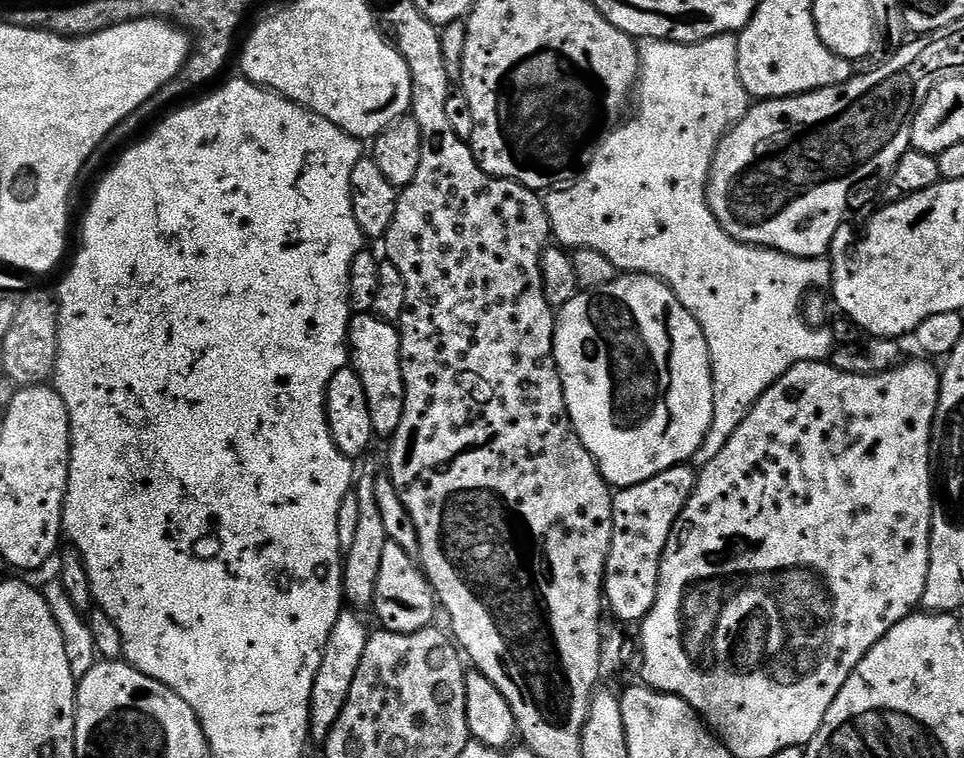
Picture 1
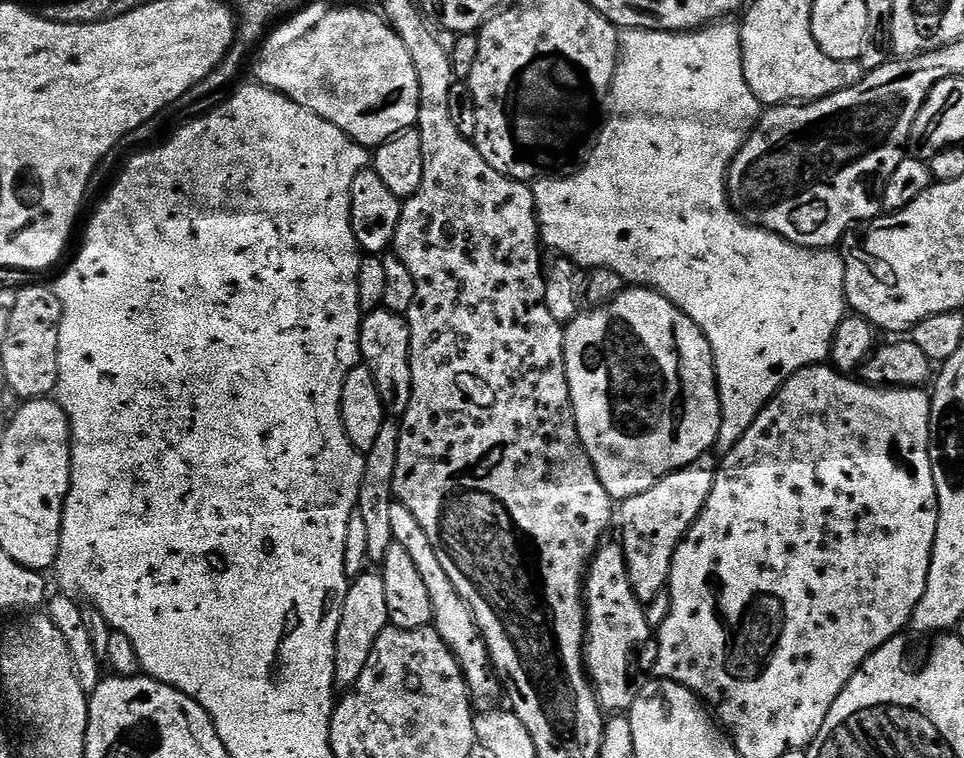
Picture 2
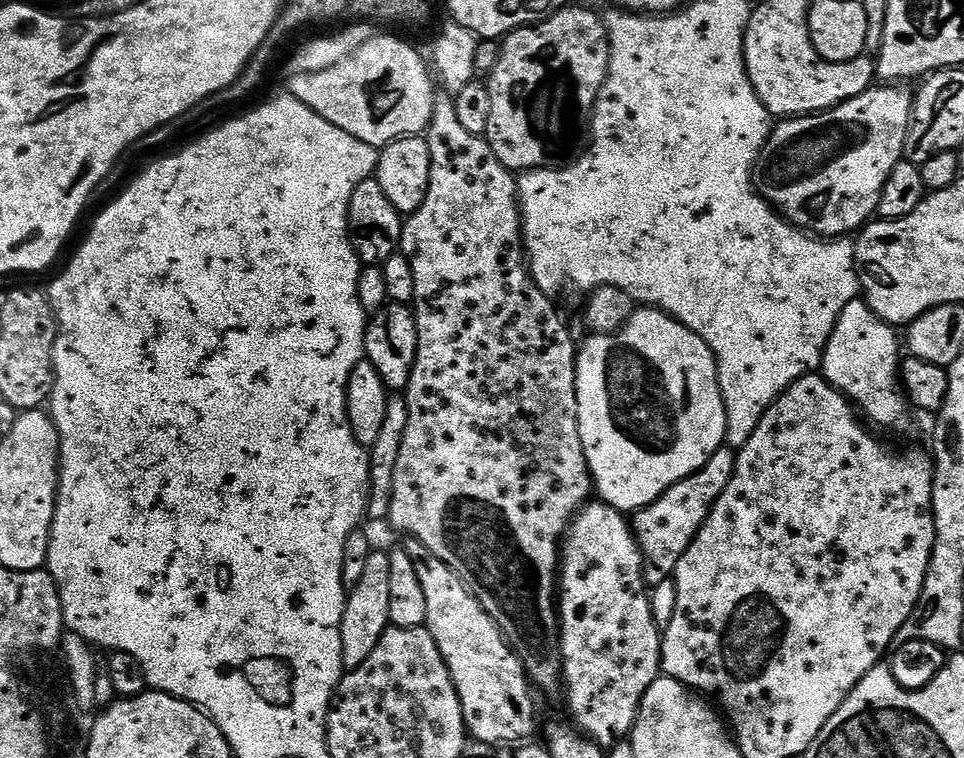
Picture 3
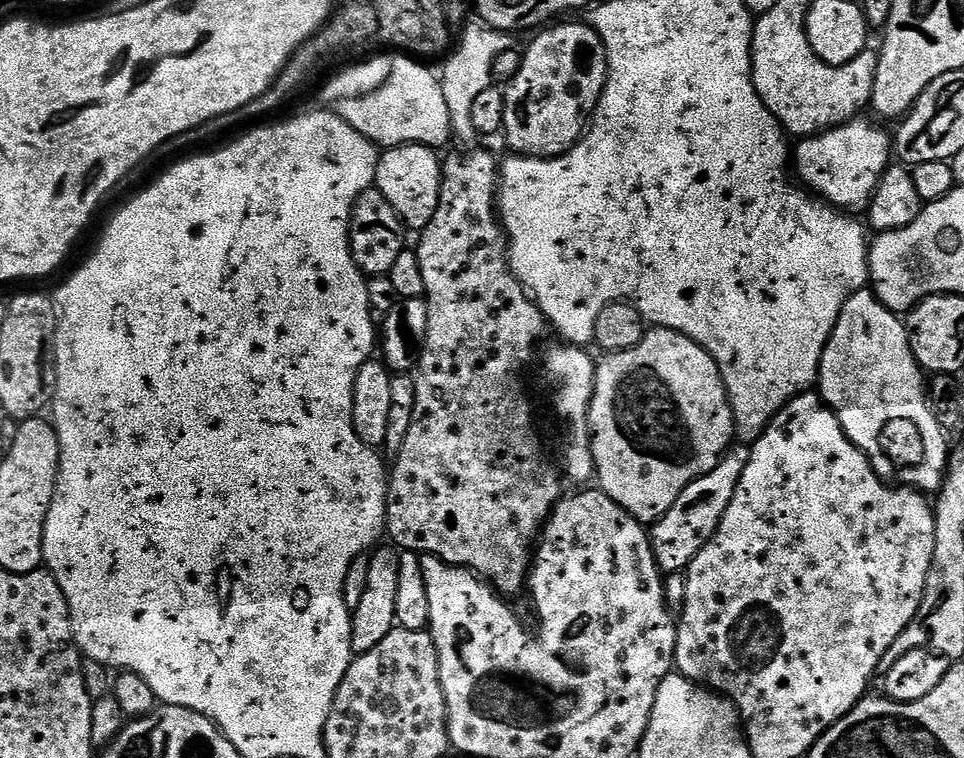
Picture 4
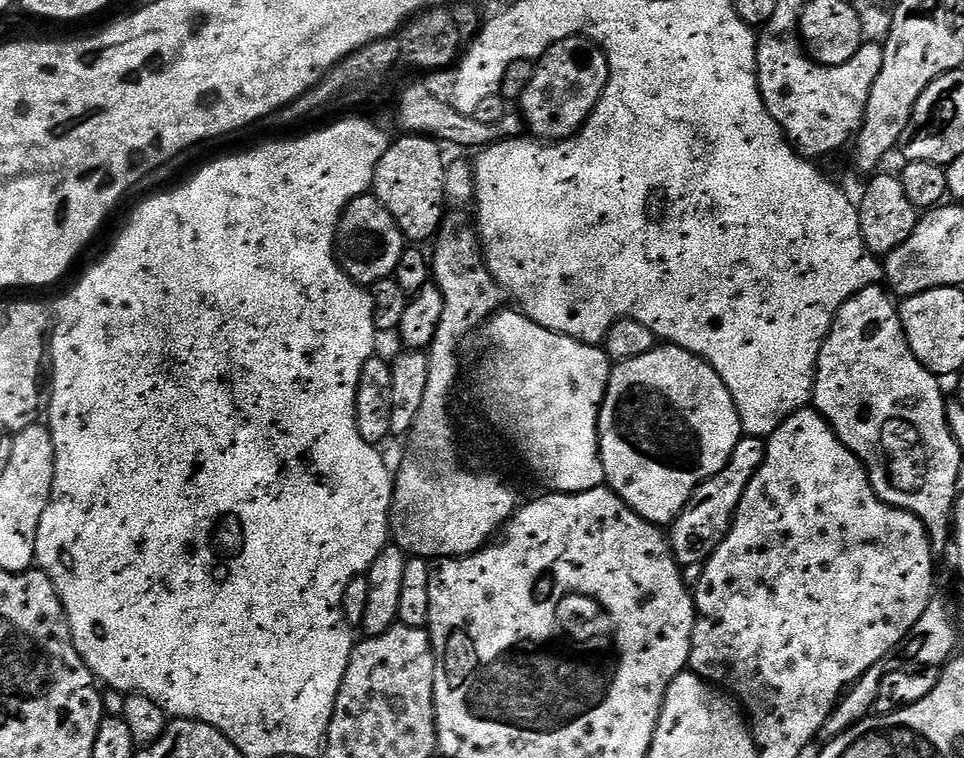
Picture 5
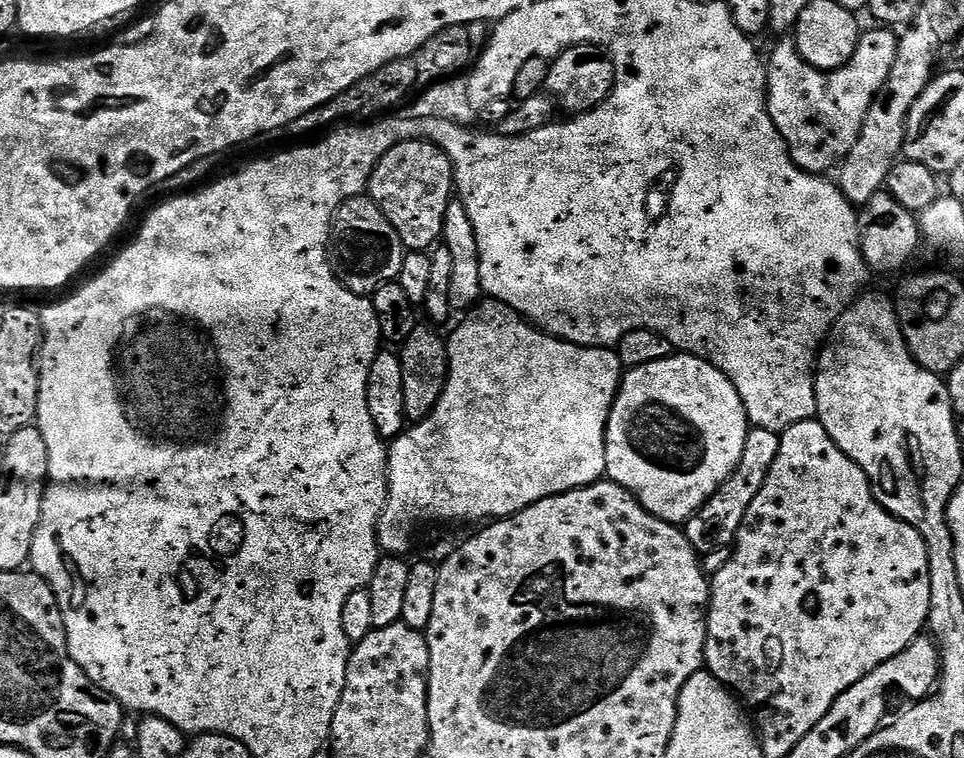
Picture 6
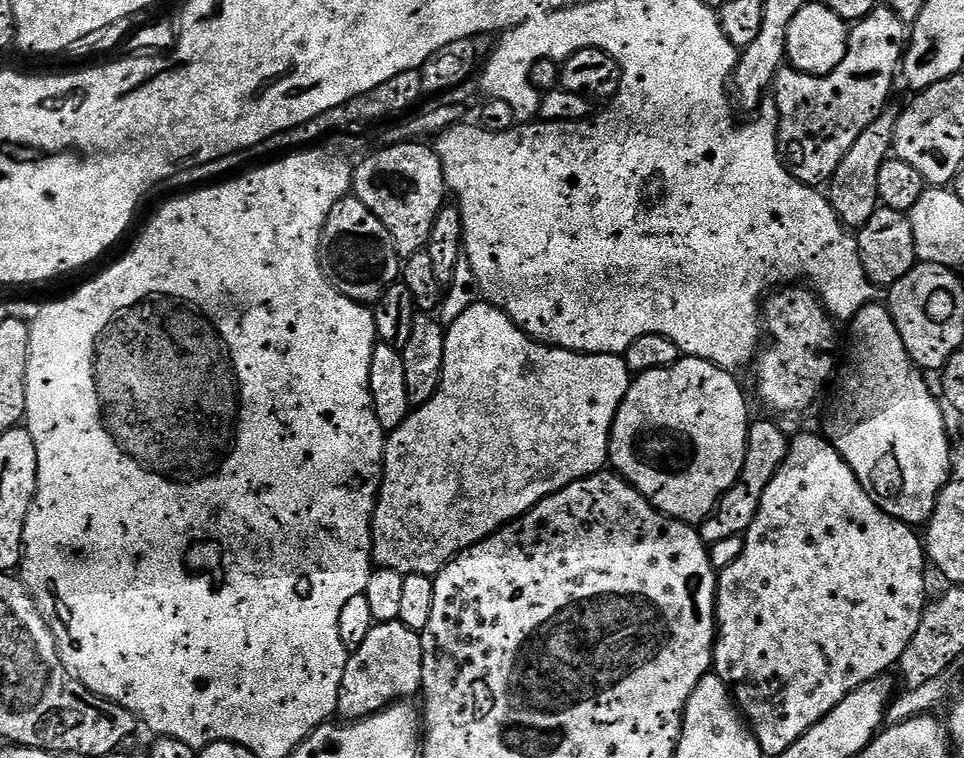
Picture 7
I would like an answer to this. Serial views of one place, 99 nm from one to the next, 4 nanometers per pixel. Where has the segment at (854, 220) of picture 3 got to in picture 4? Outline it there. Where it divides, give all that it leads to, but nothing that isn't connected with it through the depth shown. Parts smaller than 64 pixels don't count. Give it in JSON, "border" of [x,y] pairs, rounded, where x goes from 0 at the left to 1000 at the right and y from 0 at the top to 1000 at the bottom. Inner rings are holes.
{"border":[[[897,156],[879,158],[860,174],[850,174],[848,179],[835,179],[824,195],[824,216],[826,211],[826,227],[830,231],[829,241],[839,255],[845,256],[850,263],[860,268],[865,274],[884,277],[880,274],[899,276],[905,265],[905,257],[909,253],[917,227],[923,220],[923,212],[927,206],[927,185],[924,178],[920,179],[909,164],[904,164]]]}

